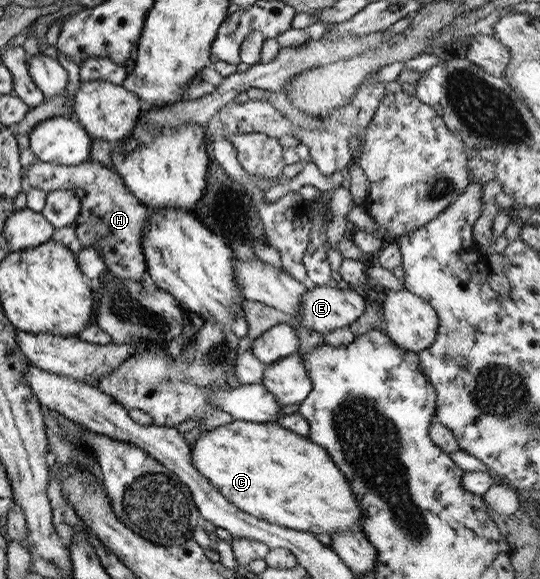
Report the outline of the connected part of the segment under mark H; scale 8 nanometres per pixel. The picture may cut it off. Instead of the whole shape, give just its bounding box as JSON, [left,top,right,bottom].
[22,158,147,282]

